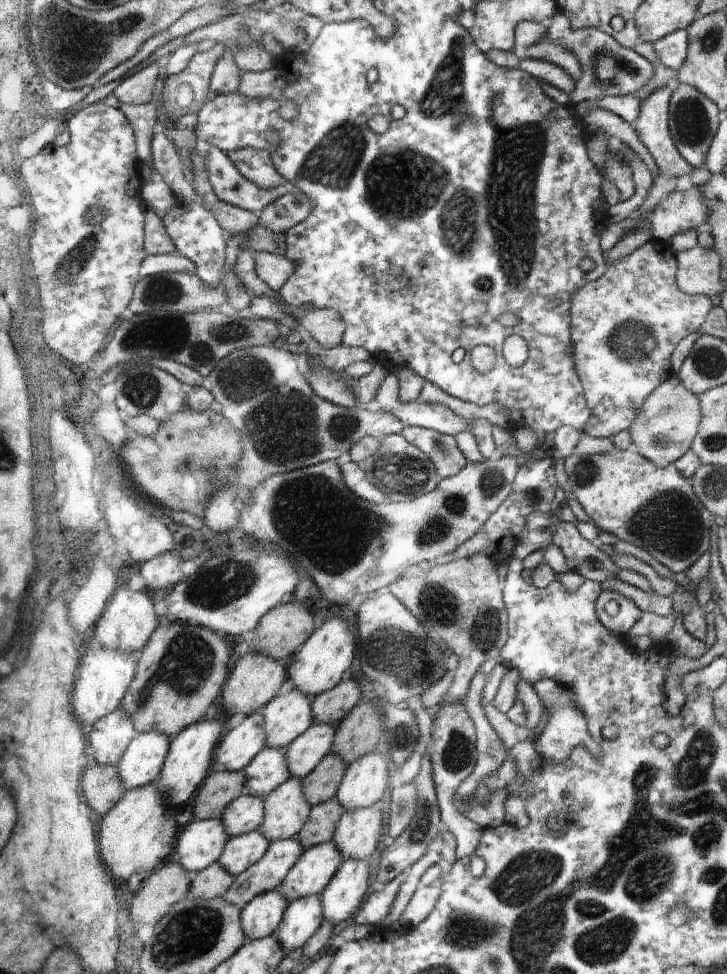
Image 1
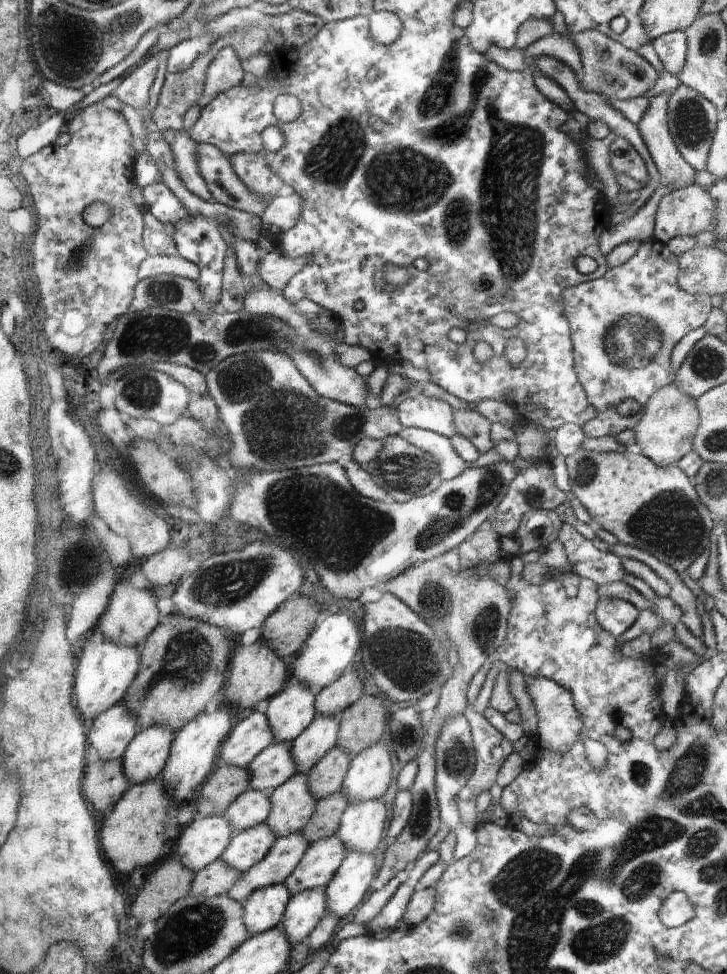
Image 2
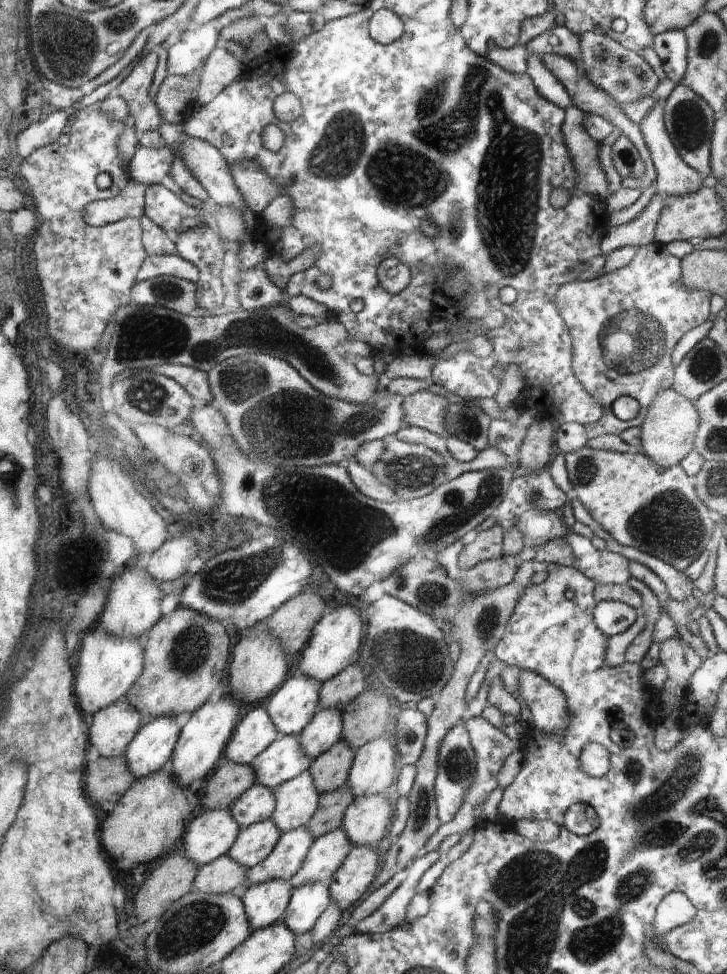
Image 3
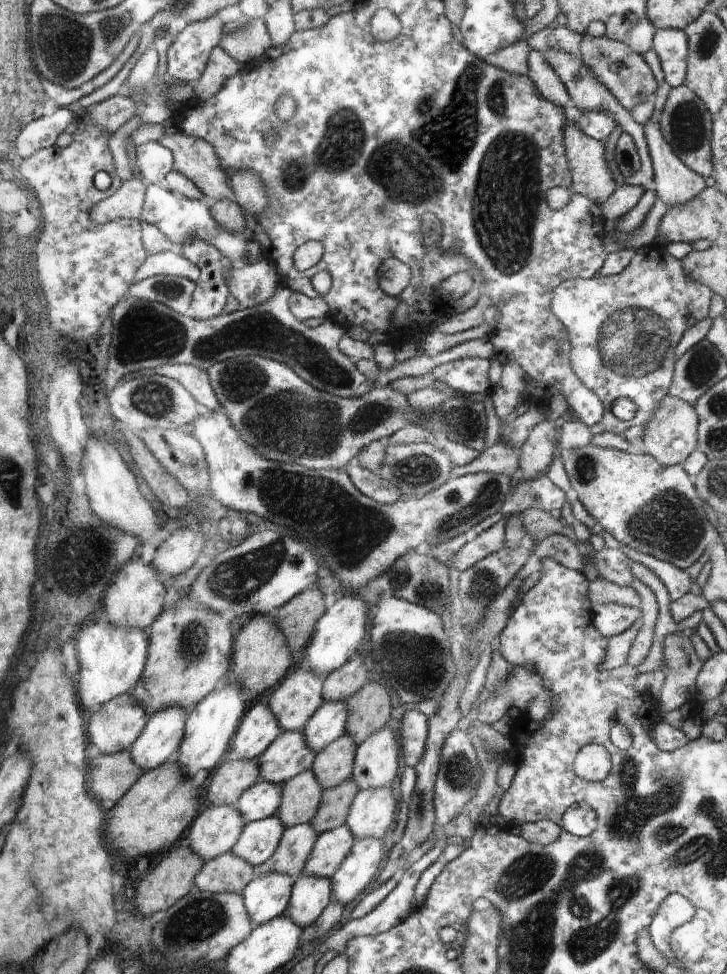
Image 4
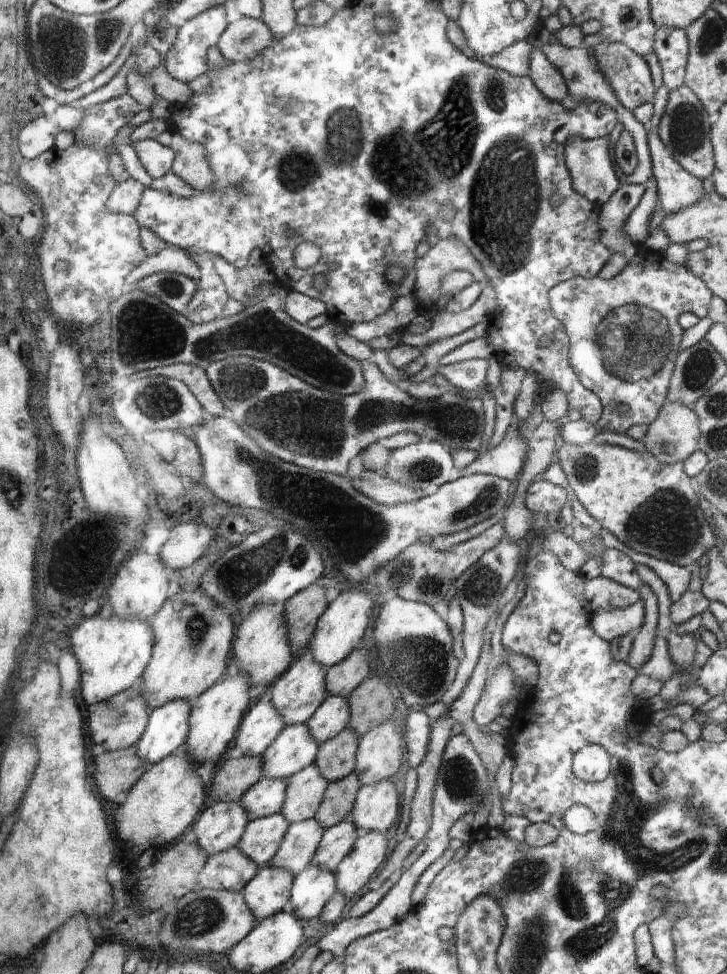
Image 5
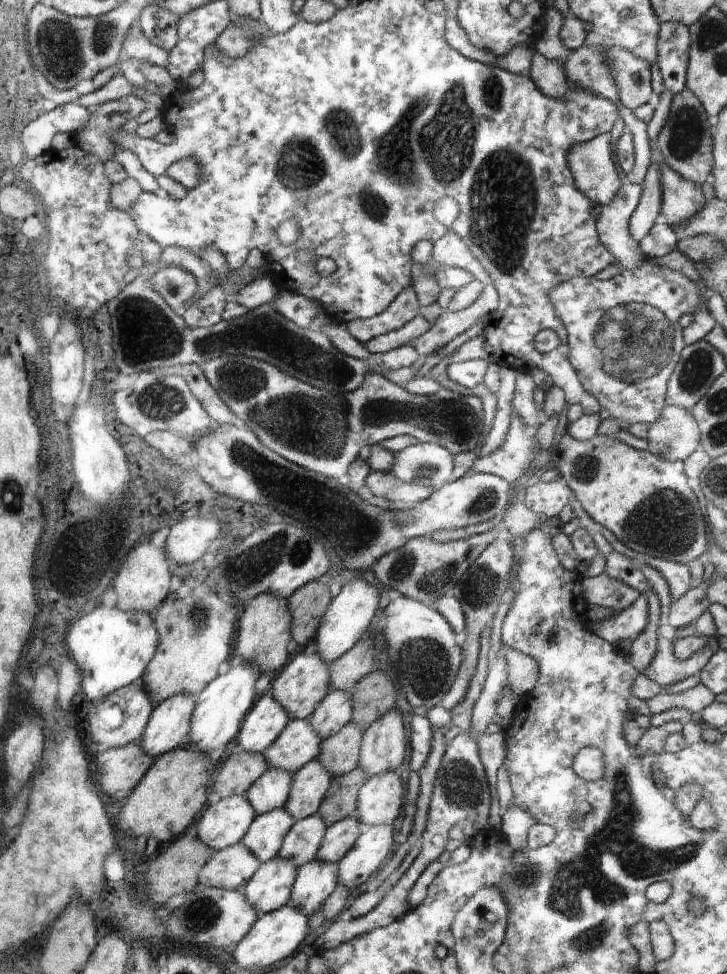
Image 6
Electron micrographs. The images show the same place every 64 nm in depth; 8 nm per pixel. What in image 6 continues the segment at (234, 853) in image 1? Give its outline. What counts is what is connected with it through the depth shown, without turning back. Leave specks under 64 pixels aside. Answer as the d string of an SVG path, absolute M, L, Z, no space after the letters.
M285 808L257 815L242 838L242 844L248 847L258 862L268 862L280 854L285 837L295 822Z

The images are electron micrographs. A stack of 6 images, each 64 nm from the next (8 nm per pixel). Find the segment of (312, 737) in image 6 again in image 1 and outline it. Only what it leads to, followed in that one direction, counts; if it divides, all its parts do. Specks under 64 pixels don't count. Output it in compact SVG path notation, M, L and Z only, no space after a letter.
M265 747L257 754L256 759L244 769L245 792L268 797L274 790L290 778L283 750Z

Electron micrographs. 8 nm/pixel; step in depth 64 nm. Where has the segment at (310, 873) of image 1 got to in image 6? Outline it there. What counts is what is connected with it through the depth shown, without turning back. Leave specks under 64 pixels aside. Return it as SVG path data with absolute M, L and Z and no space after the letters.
M355 813L329 826L315 859L340 864L356 844L361 834L361 825Z

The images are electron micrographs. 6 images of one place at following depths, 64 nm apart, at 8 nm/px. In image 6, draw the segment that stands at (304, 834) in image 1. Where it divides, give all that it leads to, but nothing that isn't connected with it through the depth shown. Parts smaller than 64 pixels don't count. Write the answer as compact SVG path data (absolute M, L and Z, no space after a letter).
M360 766L342 776L333 777L319 813L328 827L356 813L357 798L365 784L365 777L366 774Z

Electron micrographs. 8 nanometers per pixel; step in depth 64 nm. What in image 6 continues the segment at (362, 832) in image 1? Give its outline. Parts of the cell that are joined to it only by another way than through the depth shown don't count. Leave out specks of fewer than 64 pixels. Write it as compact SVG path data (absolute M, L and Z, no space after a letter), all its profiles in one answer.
M396 772L378 774L361 788L356 814L362 825L392 826L404 800L402 780Z

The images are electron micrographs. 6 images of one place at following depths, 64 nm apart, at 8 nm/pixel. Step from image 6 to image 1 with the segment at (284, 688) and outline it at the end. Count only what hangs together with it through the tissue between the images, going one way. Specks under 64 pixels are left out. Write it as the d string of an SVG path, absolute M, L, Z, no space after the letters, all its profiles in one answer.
M296 688L286 696L274 698L261 713L265 717L268 748L286 750L313 725L312 701Z

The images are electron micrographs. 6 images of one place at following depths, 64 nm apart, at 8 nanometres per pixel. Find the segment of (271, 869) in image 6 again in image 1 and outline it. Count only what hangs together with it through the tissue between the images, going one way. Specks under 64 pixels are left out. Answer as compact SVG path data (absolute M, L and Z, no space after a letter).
M279 888L258 894L241 910L241 923L248 940L272 936L284 920L289 902Z

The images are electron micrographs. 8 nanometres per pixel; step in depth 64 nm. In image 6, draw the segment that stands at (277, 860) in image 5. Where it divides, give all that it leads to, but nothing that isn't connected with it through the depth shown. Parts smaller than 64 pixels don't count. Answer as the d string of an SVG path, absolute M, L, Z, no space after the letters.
M319 814L297 820L285 837L280 858L290 860L296 868L313 861L324 841L327 828Z

